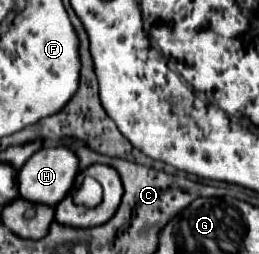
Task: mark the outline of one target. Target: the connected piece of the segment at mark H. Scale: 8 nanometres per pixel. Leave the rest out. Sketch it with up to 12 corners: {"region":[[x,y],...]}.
{"region":[[67,147],[41,149],[19,169],[19,197],[55,207],[79,161]]}

